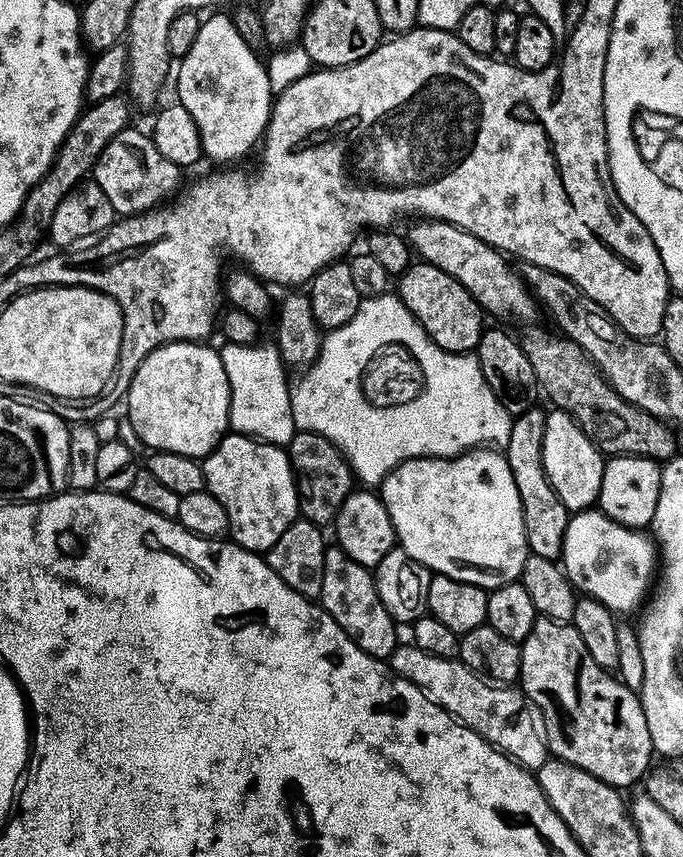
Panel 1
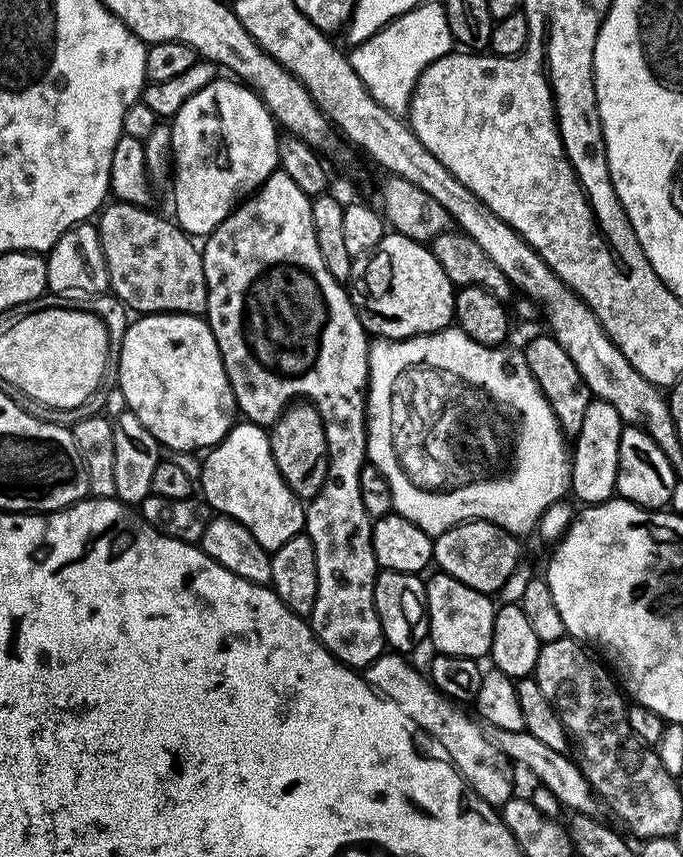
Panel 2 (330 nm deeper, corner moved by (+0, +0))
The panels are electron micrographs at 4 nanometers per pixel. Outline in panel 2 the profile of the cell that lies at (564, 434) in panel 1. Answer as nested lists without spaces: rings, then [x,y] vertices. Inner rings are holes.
[[[595,398],[586,406],[586,415],[582,417],[582,430],[574,438],[574,444],[570,452],[570,463],[572,466],[572,483],[570,485],[571,495],[581,500],[581,505],[604,504],[613,499],[616,490],[616,479],[618,478],[618,442],[622,438],[622,430],[626,427],[624,419],[610,406],[610,402],[597,400]]]

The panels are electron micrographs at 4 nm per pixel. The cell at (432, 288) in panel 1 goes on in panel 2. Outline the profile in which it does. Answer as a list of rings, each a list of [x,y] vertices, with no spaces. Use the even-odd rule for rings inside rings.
[[[389,231],[363,264],[364,268],[355,269],[350,281],[350,295],[365,332],[385,341],[404,340],[441,331],[453,323],[457,289],[450,278],[446,278],[446,270],[442,270],[438,258],[434,258],[431,247],[419,240],[406,238],[400,232]]]

